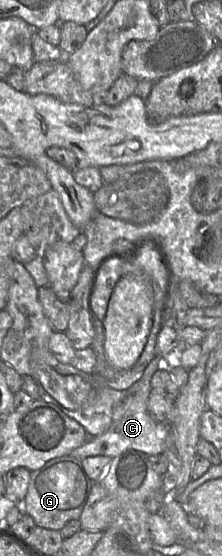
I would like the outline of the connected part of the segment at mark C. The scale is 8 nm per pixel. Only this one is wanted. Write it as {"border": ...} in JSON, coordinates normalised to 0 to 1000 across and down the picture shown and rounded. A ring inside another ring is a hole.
{"border":[[[793,631],[770,642],[743,644],[707,638],[658,660],[644,676],[572,703],[563,716],[527,727],[505,741],[505,759],[491,772],[428,786],[401,786],[360,804],[324,811],[320,820],[369,827],[405,820],[518,820],[572,811],[622,809],[658,818],[721,818],[752,802],[757,764],[707,761],[667,743],[662,723],[685,703],[680,683],[694,671],[725,660],[757,660],[770,647],[788,647]]]}

